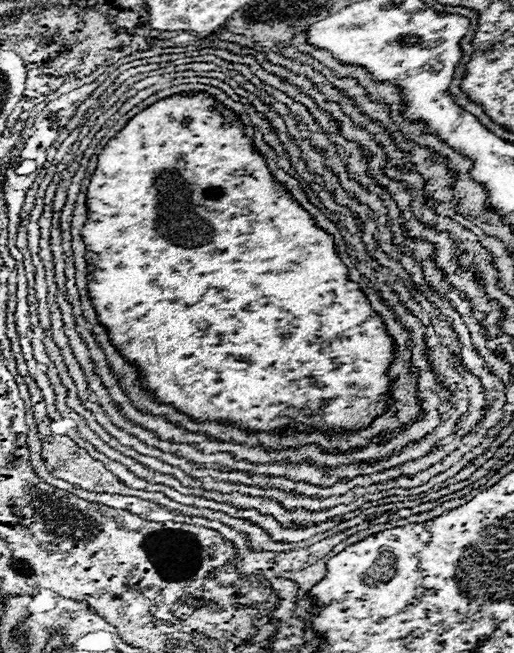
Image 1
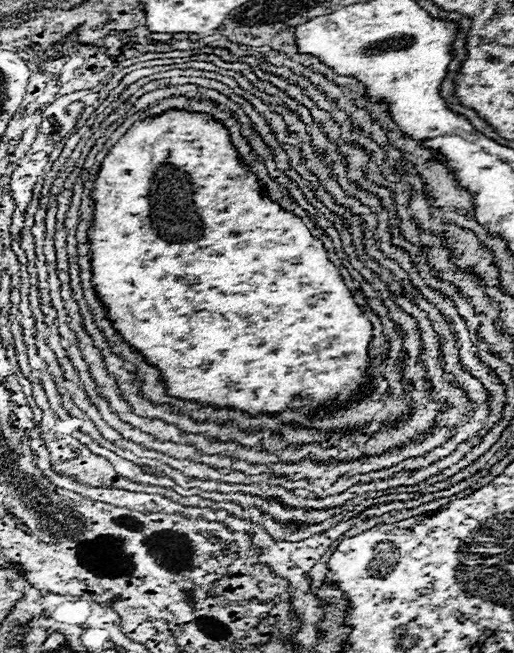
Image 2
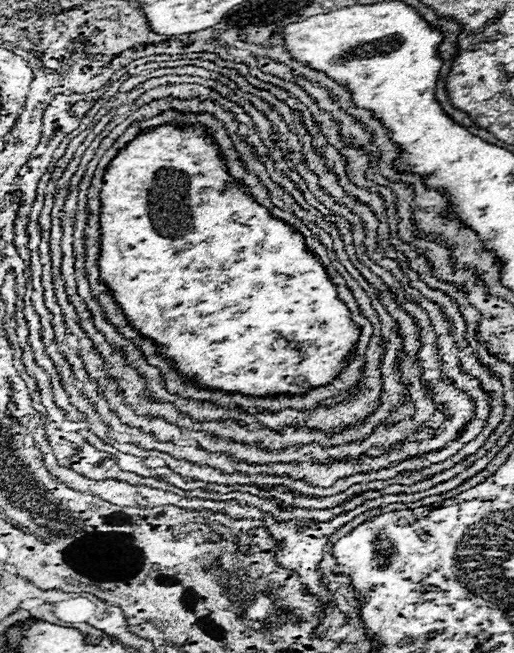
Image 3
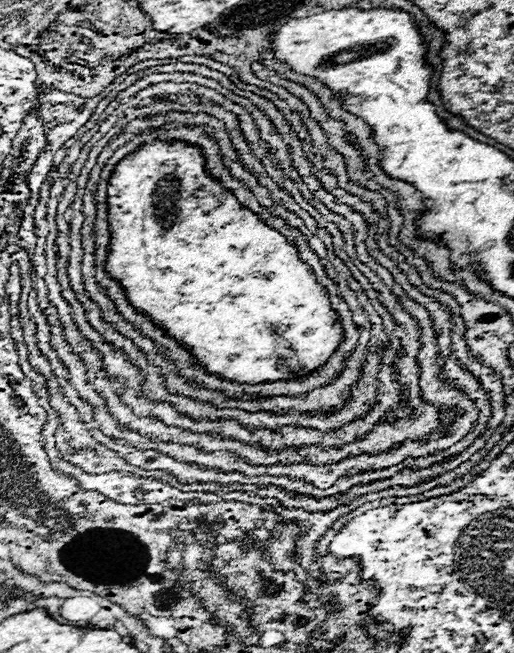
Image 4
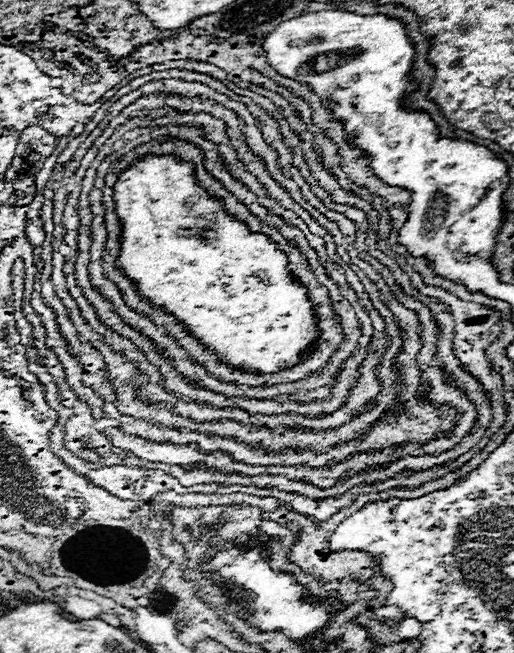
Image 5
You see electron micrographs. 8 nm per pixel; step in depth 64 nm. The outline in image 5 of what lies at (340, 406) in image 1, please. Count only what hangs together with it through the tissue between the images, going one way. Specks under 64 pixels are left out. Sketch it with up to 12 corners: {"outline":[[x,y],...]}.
{"outline":[[190,162],[116,186],[118,266],[222,360],[316,340],[286,256]]}

